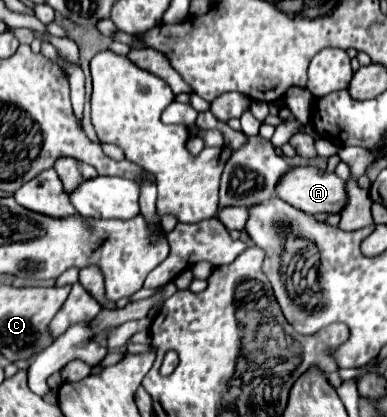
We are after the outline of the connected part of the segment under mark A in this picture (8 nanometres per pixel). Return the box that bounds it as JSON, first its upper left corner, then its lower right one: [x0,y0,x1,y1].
[276,166,348,214]

